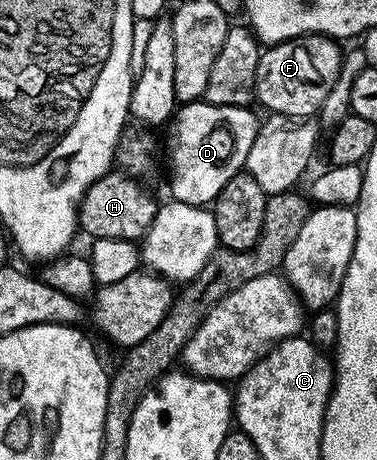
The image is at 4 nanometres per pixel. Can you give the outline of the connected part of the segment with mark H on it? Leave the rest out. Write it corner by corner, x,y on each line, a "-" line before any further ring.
109,170
105,176
95,180
86,190
78,205
78,224
95,239
122,239
143,241
144,235
156,217
158,200
155,200
137,177
124,170

